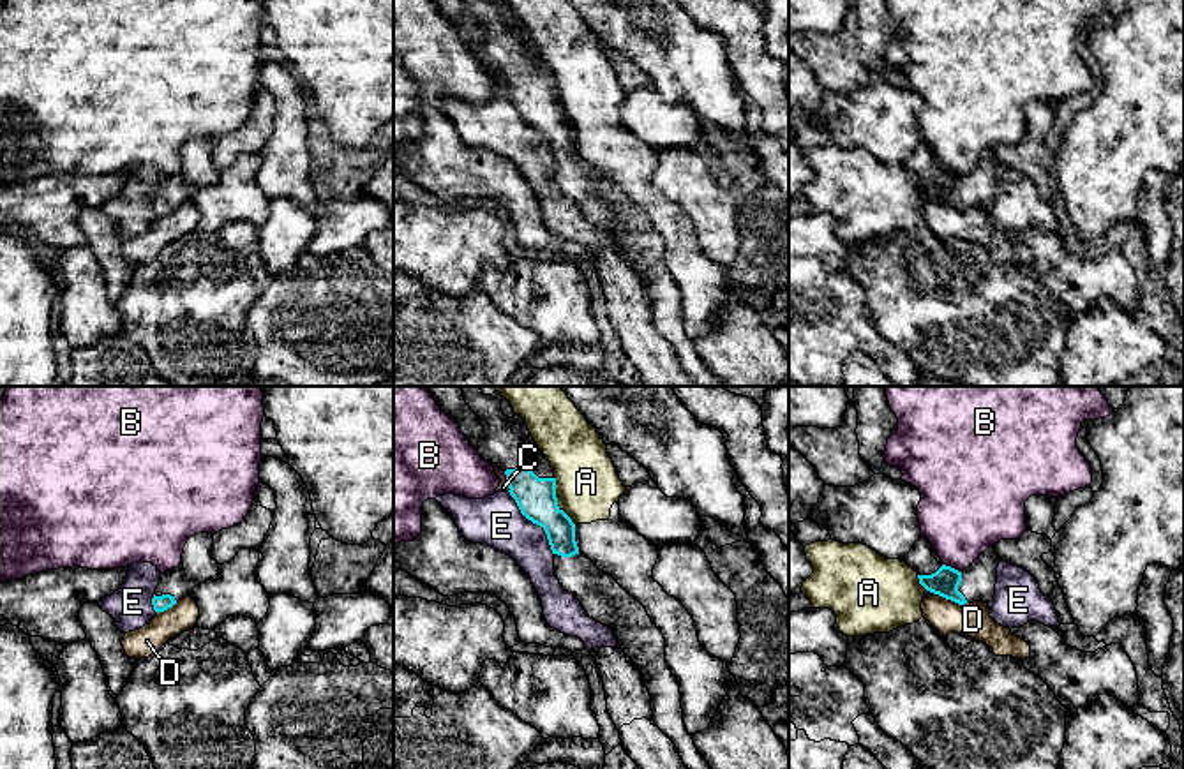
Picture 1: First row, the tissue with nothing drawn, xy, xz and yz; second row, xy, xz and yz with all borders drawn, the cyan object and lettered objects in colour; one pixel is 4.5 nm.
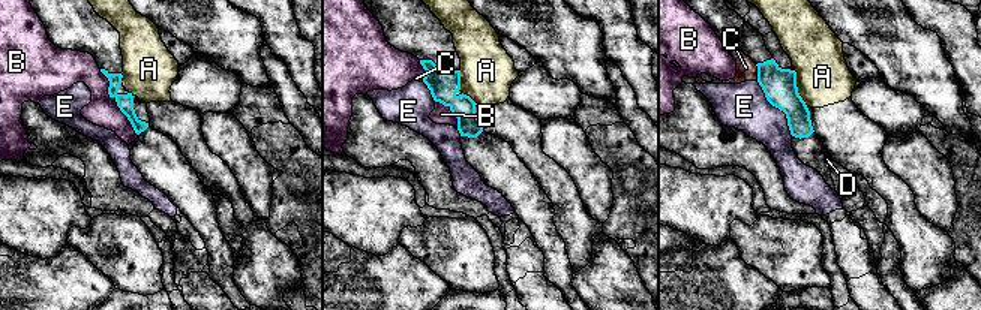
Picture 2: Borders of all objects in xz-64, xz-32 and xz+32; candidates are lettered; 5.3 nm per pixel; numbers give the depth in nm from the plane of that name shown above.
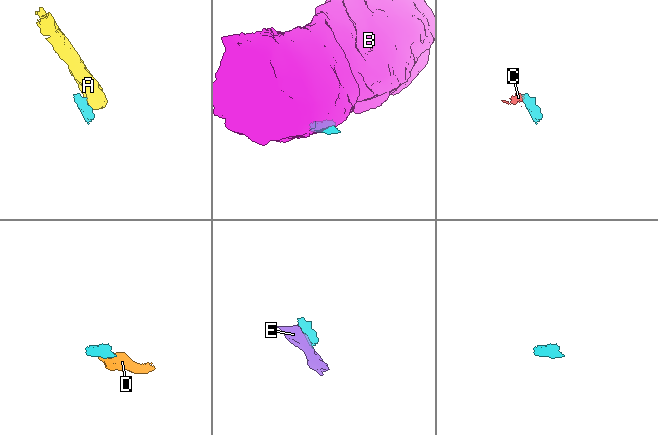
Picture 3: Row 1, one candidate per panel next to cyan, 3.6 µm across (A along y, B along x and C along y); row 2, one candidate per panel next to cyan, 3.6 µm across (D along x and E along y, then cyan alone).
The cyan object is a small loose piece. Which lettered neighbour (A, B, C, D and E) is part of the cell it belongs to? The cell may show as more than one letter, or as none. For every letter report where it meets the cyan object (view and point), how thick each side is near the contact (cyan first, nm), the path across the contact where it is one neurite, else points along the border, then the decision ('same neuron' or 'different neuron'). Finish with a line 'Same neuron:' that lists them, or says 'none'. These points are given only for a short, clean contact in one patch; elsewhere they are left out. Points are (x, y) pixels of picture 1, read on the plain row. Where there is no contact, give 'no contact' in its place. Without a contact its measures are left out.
A: meets cyan in xz at (556, 106); 180 nm thick on the cyan side, 280 nm on the other; border along xz (554, 83), (556, 110), (574, 129); different neuron
B: meets cyan in yz at (953, 173); 130 nm thick on the cyan side, 380 nm on the other; border along yz (944, 168), (960, 177); different neuron
C: meets cyan in xz at (507, 87); 180 nm thick on the cyan side, 50 nm on the other; border along xz (503, 76), (509, 96); different neuron
D: meets cyan in yz at (953, 205); 130 nm thick on the cyan side, 160 nm on the other; border along yz (939, 200), (966, 209); different neuron
E: meets cyan in xz at (533, 127); 180 nm thick on the cyan side, 240 nm on the other; border along xz (509, 96), (517, 113), (544, 136), (553, 159); different neuron
Same neuron: none

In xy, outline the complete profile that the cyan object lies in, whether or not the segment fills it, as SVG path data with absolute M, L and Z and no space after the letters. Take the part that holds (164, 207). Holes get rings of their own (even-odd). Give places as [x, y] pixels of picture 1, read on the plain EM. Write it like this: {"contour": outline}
{"contour": "M199 138L187 145L182 168L161 180L161 187L152 203L154 215L164 217L178 205L191 201L191 196L219 178L219 168L212 162L214 139Z"}

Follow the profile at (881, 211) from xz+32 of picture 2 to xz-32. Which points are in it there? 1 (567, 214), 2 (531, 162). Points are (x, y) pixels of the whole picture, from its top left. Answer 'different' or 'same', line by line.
1: different
2: different

